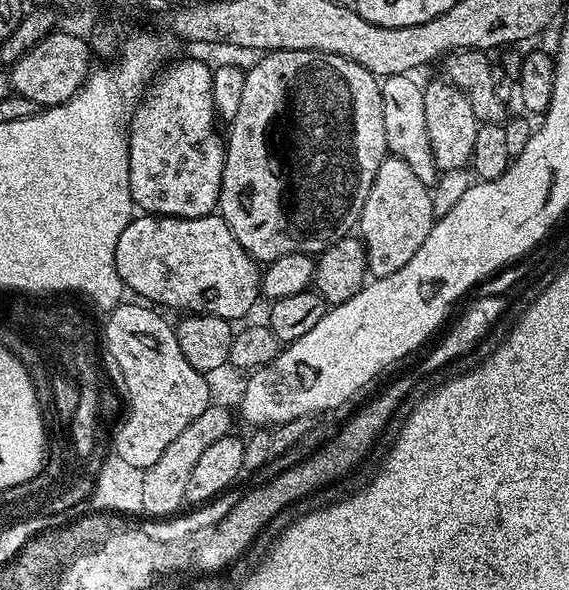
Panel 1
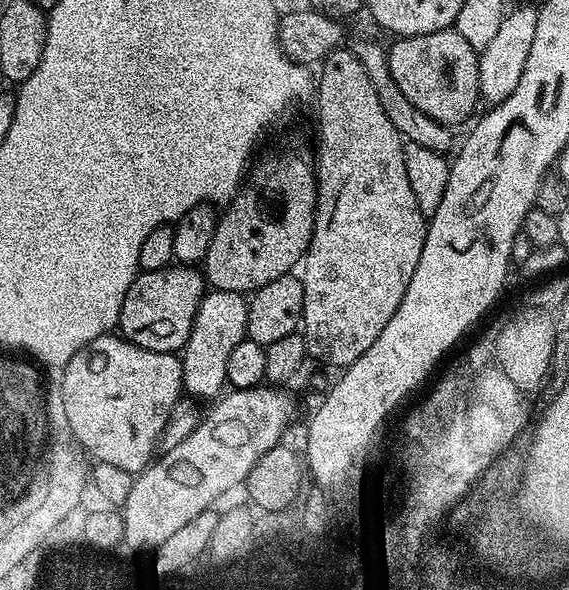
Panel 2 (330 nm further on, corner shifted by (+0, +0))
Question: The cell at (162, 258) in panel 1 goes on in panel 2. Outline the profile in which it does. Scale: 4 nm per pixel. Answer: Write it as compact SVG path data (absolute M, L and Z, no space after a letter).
M169 266L153 272L140 272L122 302L119 335L146 350L179 353L190 338L205 291L203 275L192 266Z

